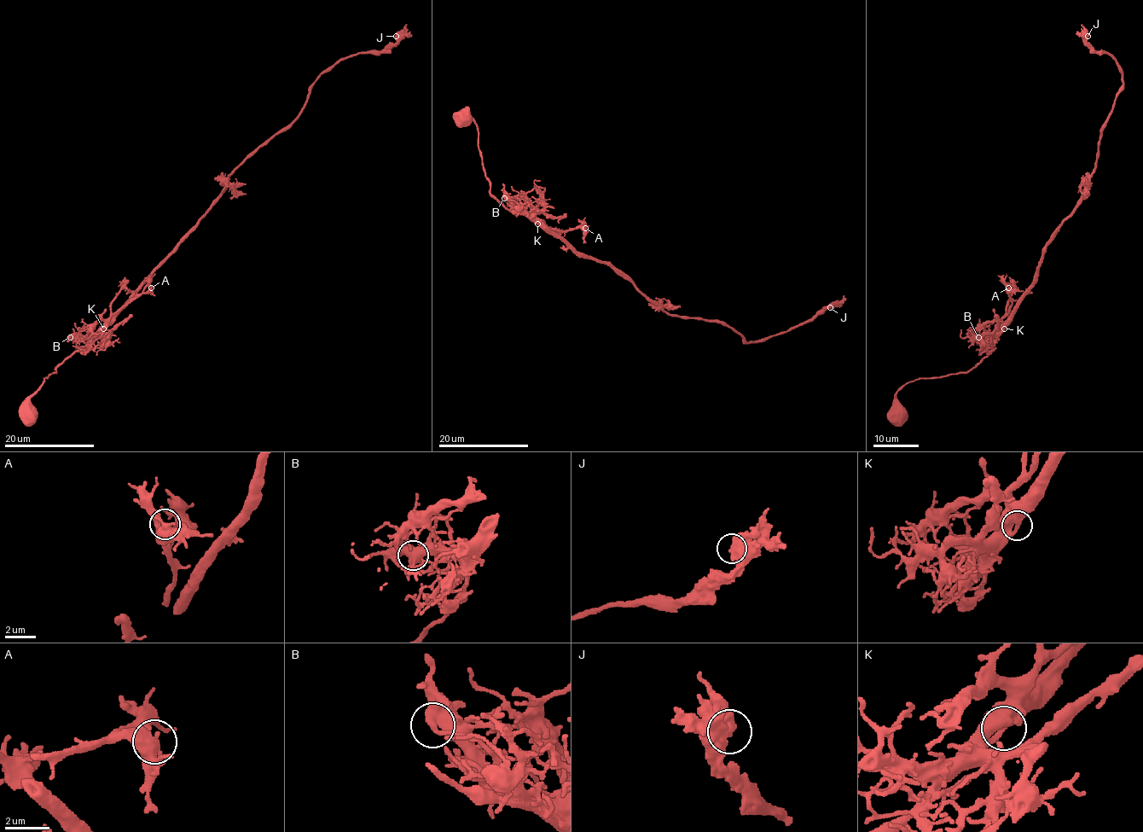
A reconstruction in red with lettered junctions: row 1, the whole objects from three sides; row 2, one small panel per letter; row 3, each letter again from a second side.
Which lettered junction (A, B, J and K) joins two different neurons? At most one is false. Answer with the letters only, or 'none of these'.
none of these

